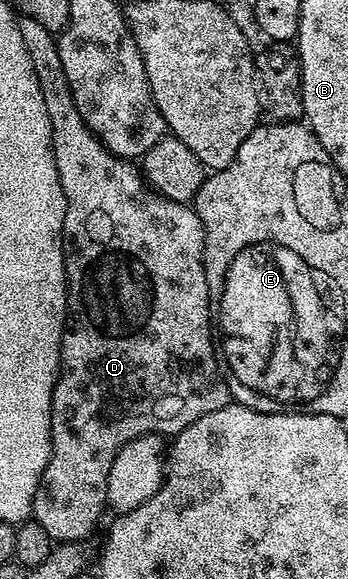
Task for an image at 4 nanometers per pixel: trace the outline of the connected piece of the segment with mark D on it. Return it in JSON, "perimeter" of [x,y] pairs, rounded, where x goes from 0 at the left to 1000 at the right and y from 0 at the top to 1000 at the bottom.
{"perimeter":[[[60,28],[55,31],[63,54],[63,74],[75,79],[75,95],[86,95],[86,109],[98,109],[98,130],[109,130],[109,150],[121,150],[121,173],[132,178],[132,199],[144,199],[149,221],[149,259],[167,288],[172,332],[190,344],[190,364],[178,370],[178,463],[195,480],[195,544],[181,549],[172,577],[172,641],[158,646],[149,667],[149,789],[126,805],[126,817],[106,829],[103,853],[86,869],[89,891],[112,907],[132,910],[132,924],[144,924],[161,938],[241,938],[261,924],[264,912],[305,884],[307,829],[319,801],[345,774],[376,760],[417,753],[422,748],[503,751],[520,748],[546,731],[580,724],[580,717],[603,717],[603,710],[626,710],[667,693],[667,677],[644,660],[644,646],[626,641],[626,603],[615,594],[615,563],[609,532],[598,515],[598,491],[586,473],[586,394],[580,378],[549,352],[523,347],[491,347],[457,333],[420,323],[405,294],[371,273],[330,271],[287,238],[256,223],[236,206],[224,185],[213,178],[213,164],[190,143],[190,130],[178,123],[178,105],[167,102],[161,86],[164,66],[109,33]]]}

